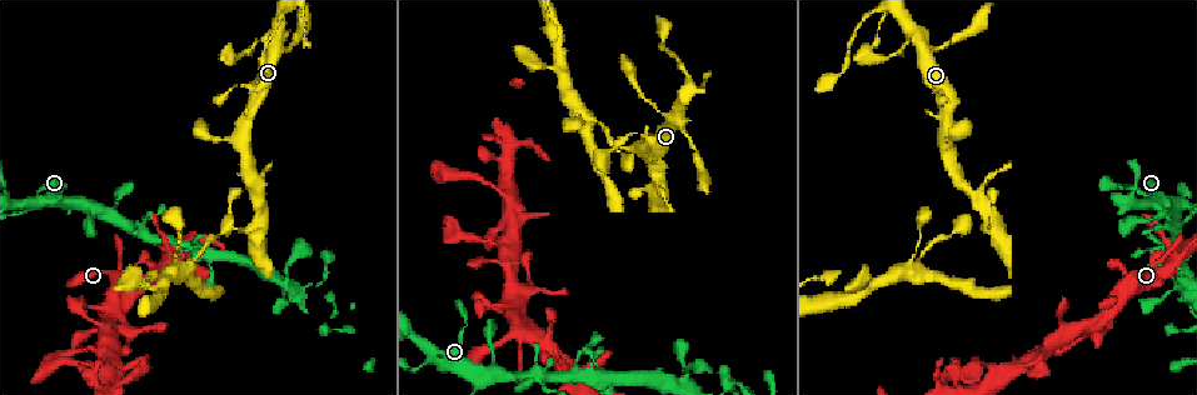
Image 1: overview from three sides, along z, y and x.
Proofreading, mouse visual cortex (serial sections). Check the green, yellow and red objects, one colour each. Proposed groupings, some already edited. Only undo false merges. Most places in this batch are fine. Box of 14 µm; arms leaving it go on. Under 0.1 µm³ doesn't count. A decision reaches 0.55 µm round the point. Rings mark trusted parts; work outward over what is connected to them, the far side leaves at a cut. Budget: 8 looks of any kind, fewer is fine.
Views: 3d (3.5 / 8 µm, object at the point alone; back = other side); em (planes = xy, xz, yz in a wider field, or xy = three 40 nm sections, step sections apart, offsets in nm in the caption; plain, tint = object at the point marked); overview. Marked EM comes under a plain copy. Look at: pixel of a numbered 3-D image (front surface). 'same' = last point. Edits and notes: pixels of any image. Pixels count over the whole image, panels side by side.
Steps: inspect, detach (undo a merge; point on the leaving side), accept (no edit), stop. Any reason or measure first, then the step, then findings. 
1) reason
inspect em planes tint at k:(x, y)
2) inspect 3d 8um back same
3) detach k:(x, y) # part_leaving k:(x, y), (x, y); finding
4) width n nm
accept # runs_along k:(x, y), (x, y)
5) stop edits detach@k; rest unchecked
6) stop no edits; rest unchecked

sharp bend
inspect 3d 3.5um at 1:(1146, 201)

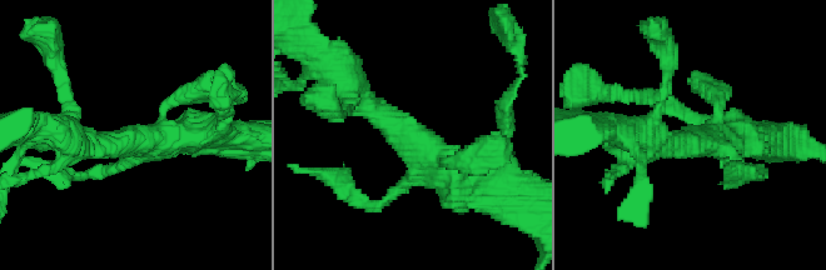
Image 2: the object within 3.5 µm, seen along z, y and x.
need the tissue
inspect em xy step 1 tint at 2:(696, 140)

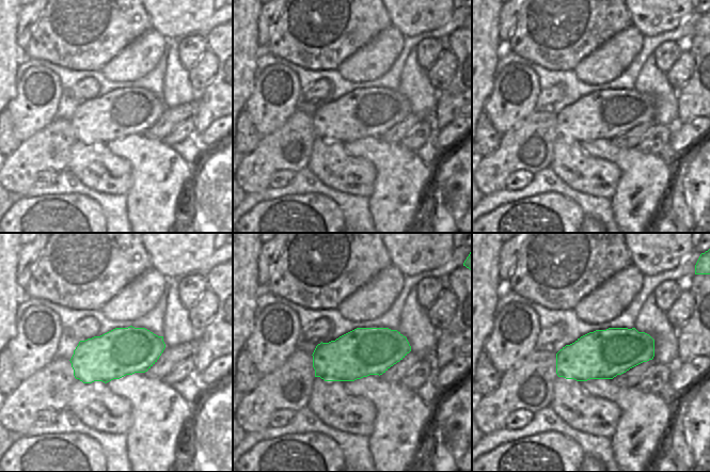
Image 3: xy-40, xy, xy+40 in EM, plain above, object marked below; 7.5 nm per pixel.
accept # runs_along 2:(464, 159), (442, 163), (346, 83); one cell here

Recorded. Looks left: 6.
abrupt turn
inspect 3d 3.5um at 1:(94, 208)

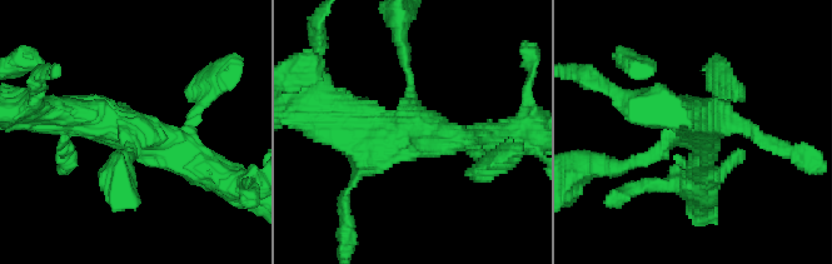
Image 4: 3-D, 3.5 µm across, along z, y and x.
arms 4; arm_widths 100, 150, 350, 400 nm; shape alone is not enough
inspect em xy step 3 tint at 4:(411, 125)

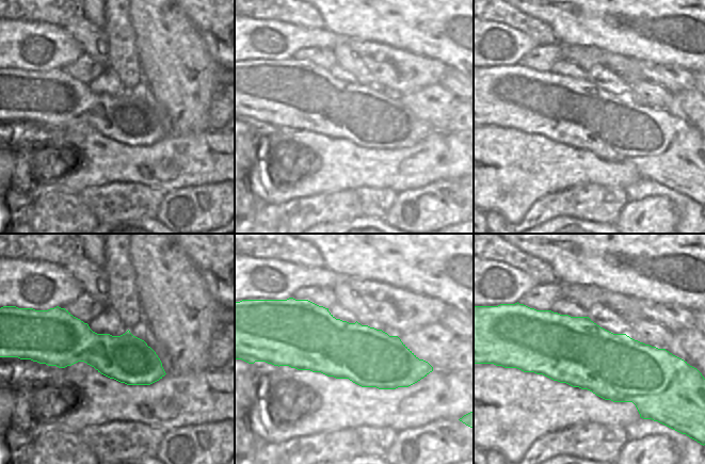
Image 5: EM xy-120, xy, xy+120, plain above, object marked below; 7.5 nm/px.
width 440 nm
accept # runs_along 4:(35, 114), (189, 164); continuous, no second cell

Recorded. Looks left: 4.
calibre changes
inspect 3d 3.5um at 1:(1177, 230)

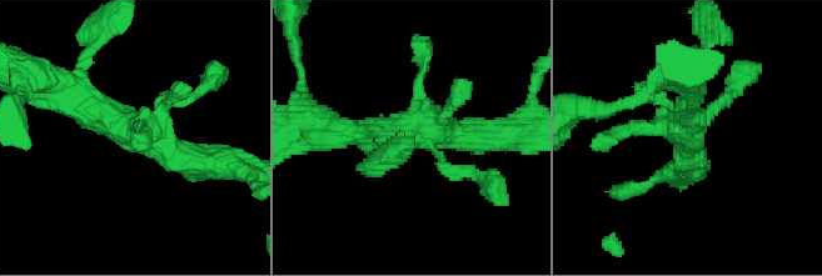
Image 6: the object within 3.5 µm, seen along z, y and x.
inspect em xy step 1 tint at 6:(429, 132)

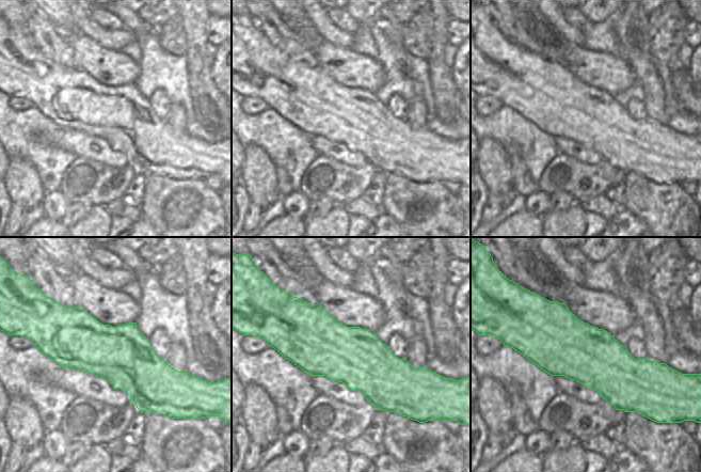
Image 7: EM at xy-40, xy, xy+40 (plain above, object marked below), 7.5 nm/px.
accept # runs_along 6:(76, 103), (173, 156), (227, 164); one cell here

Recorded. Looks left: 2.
stop no edits; rest unchecked

